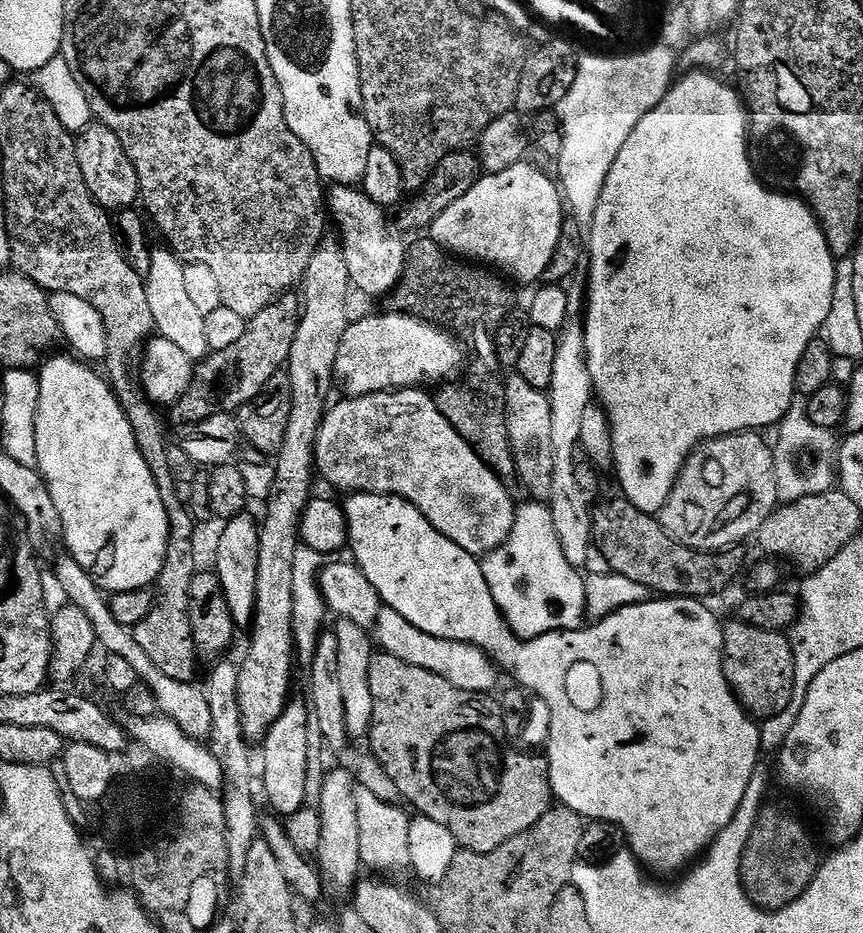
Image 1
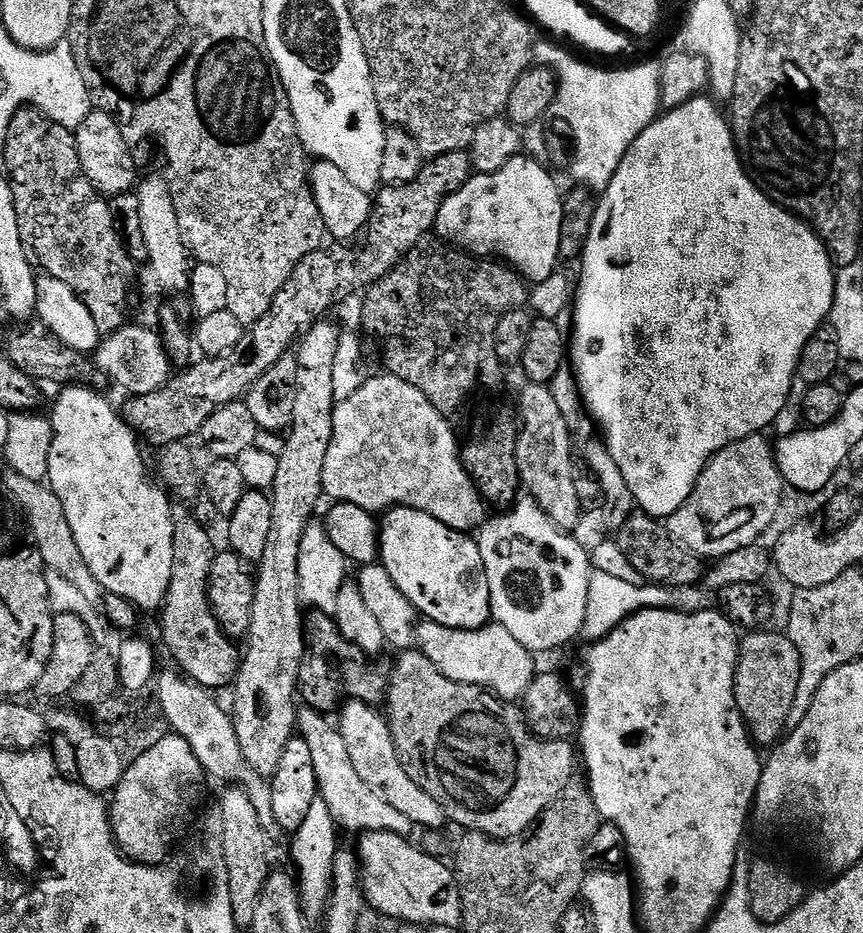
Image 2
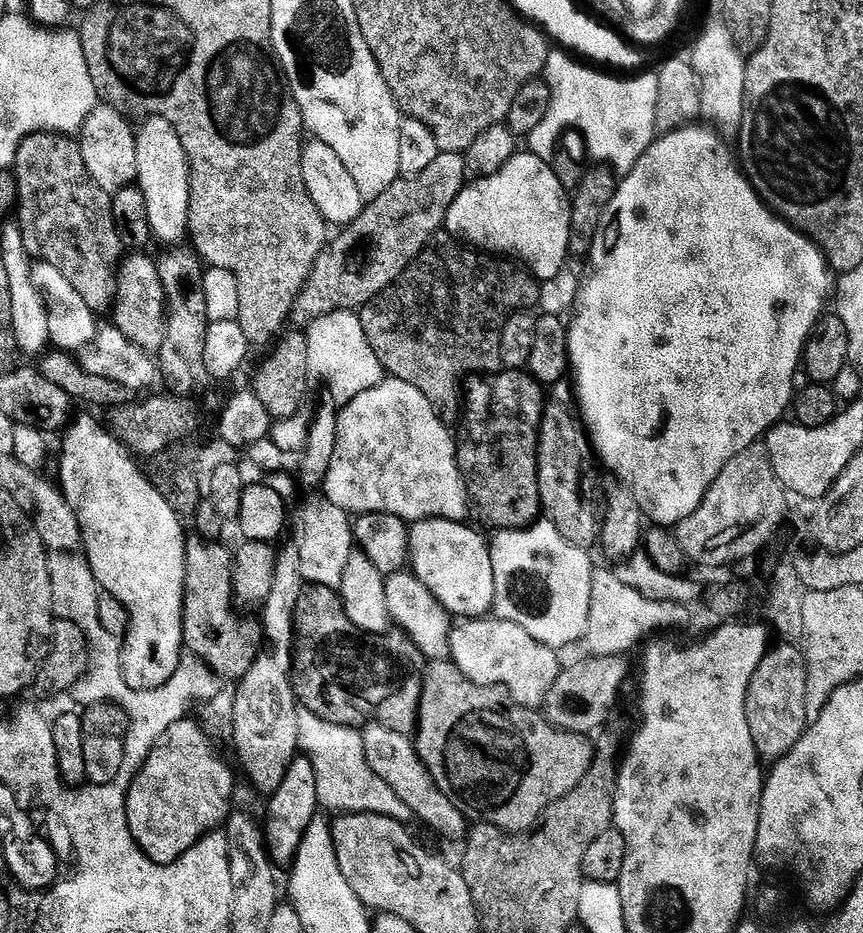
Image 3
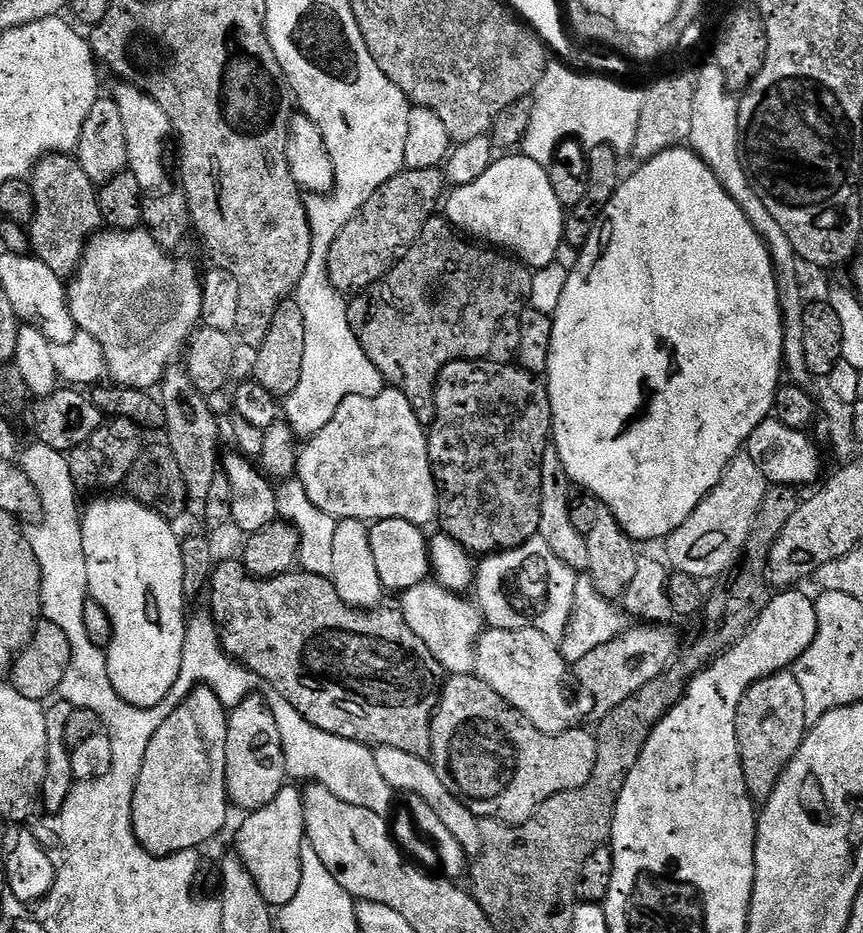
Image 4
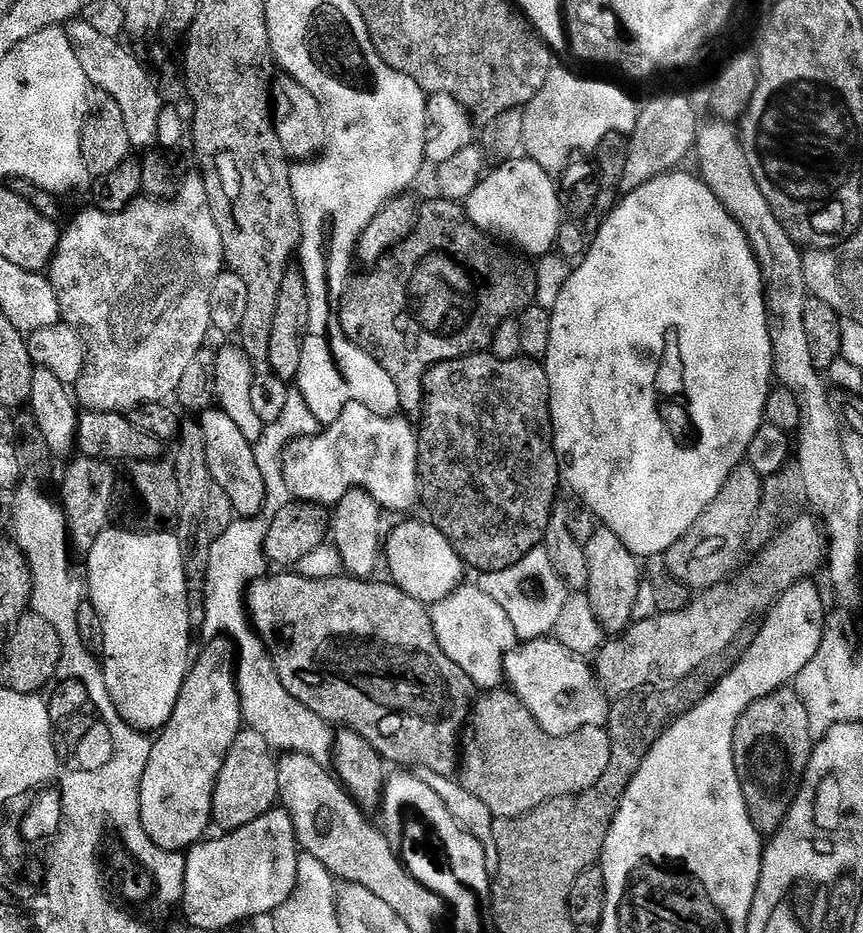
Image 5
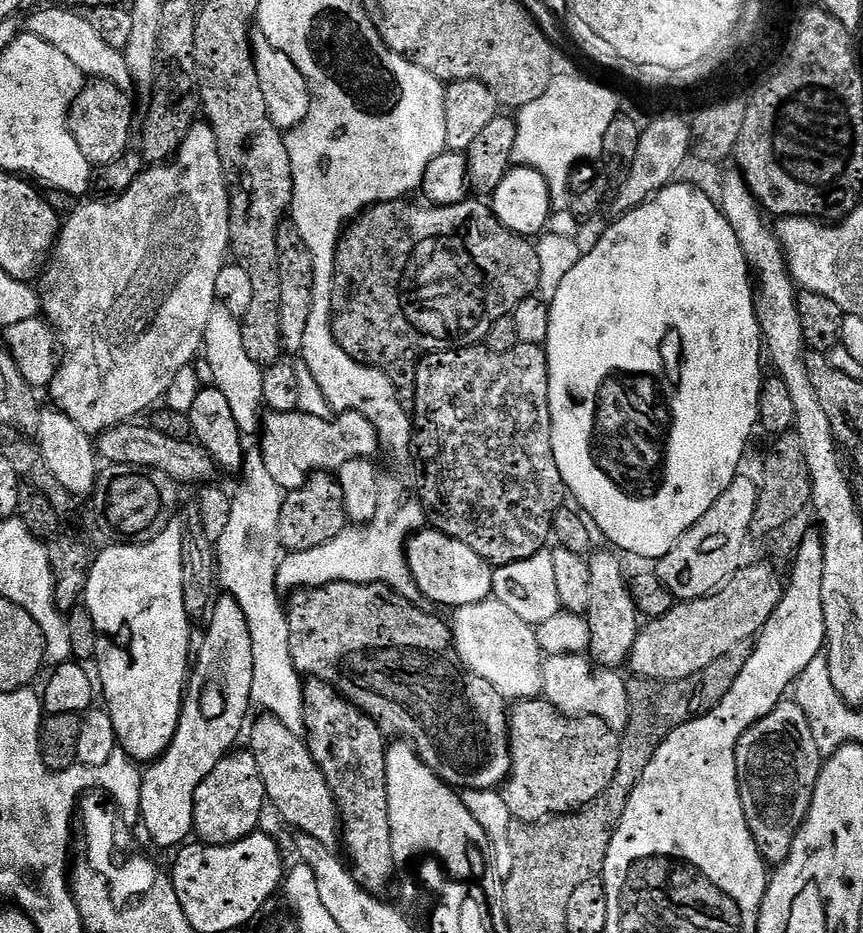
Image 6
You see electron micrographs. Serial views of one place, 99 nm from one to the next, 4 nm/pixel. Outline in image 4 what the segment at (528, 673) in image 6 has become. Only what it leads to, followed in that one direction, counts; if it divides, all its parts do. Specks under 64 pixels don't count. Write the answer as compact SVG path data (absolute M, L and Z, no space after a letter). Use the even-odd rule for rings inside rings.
M425 582L414 586L409 592L403 593L401 600L404 601L399 601L398 604L410 626L410 630L414 630L414 634L418 638L422 638L422 642L426 642L426 650L430 650L430 654L434 654L434 658L439 662L441 669L453 676L467 676L475 669L476 644L486 628L486 621L479 607L471 599L468 599L469 601L464 599L468 598L446 590L441 584Z

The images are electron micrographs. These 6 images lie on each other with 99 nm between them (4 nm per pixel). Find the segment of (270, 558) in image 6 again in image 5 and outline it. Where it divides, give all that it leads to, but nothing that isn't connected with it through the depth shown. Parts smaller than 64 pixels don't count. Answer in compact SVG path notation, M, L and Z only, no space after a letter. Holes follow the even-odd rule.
M263 515L236 518L230 528L208 548L208 581L204 584L204 612L209 616L204 628L208 634L220 634L227 620L245 619L246 596L249 585L265 575L264 539L268 520ZM248 630L240 648L238 644L238 663L234 671L236 689L240 692L240 715L247 727L254 728L258 734L265 736L273 749L281 753L297 752L309 756L320 764L329 763L334 739L333 729L328 722L320 720L302 702L291 697L289 691L282 686L276 663L255 631Z

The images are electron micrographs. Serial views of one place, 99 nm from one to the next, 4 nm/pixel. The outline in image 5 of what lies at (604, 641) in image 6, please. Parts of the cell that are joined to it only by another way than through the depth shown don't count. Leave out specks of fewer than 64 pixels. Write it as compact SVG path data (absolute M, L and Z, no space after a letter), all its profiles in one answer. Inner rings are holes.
M603 526L597 527L594 535L584 543L584 553L586 566L589 567L586 595L590 606L594 606L594 614L604 627L605 633L619 634L634 620L632 611L642 583L641 561L630 550L626 550L618 534Z

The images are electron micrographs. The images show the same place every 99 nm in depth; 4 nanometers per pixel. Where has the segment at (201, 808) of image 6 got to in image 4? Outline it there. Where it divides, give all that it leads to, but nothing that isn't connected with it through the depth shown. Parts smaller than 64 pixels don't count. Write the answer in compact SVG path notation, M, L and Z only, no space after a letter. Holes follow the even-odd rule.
M253 694L228 712L226 786L231 807L241 808L244 814L262 810L270 806L274 798L278 798L288 779L278 722L274 722L274 714L267 699L263 695Z

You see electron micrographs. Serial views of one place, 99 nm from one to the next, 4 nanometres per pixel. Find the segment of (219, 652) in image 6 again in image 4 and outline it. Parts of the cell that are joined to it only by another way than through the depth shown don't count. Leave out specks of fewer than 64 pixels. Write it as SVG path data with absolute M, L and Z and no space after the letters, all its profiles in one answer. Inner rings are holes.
M198 687L158 726L158 731L154 738L150 738L150 750L148 751L148 761L142 766L142 774L138 774L138 782L134 790L132 799L132 829L136 832L136 837L140 845L152 856L177 856L182 850L203 849L203 844L208 844L224 827L228 824L228 812L230 813L230 801L228 799L228 787L226 786L226 734L228 733L228 712L222 706L220 699L216 697L216 692L212 688Z

